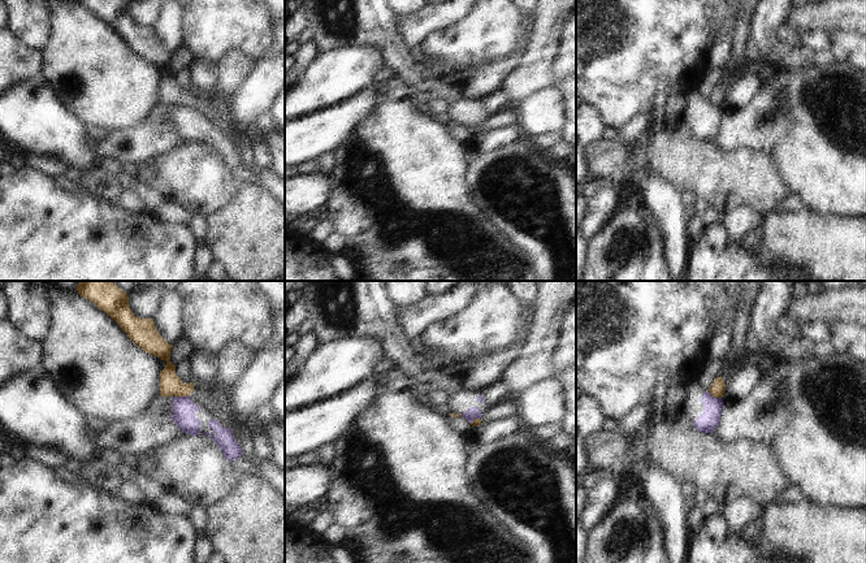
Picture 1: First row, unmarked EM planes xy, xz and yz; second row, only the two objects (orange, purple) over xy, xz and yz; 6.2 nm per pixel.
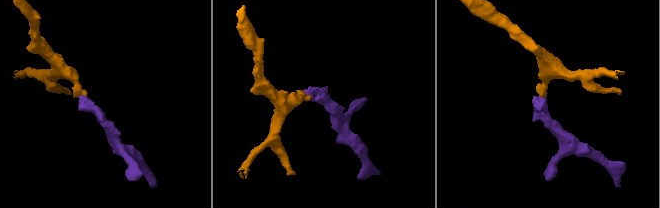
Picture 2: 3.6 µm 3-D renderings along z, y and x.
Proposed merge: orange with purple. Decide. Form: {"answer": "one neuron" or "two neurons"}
{"answer": "two neurons"}

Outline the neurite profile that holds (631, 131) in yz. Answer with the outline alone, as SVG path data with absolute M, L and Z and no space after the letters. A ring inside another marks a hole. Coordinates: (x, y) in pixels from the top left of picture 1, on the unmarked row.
M676 95L667 100L659 109L635 116L632 121L618 130L616 140L631 147L650 125L664 117L680 116L689 101L690 98Z

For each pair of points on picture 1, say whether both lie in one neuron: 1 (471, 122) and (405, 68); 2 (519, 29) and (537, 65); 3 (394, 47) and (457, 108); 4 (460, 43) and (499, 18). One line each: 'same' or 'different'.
1: same
2: different
3: same
4: same

